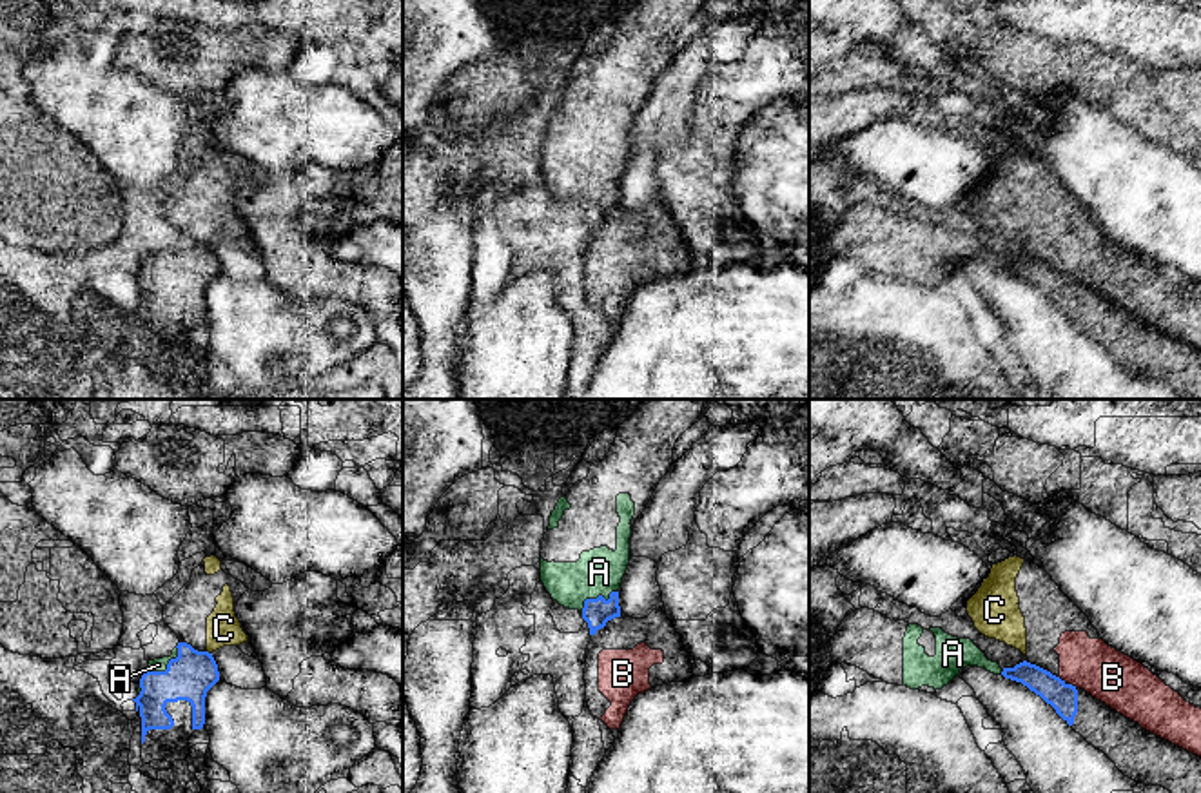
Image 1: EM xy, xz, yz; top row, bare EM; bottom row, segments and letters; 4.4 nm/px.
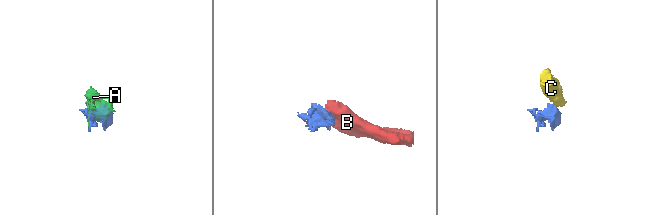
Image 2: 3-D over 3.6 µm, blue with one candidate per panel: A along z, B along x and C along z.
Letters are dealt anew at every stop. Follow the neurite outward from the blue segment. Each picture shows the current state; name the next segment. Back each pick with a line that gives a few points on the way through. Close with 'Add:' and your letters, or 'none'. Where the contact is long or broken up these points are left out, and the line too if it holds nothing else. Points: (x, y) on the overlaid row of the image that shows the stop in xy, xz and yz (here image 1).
Add: A

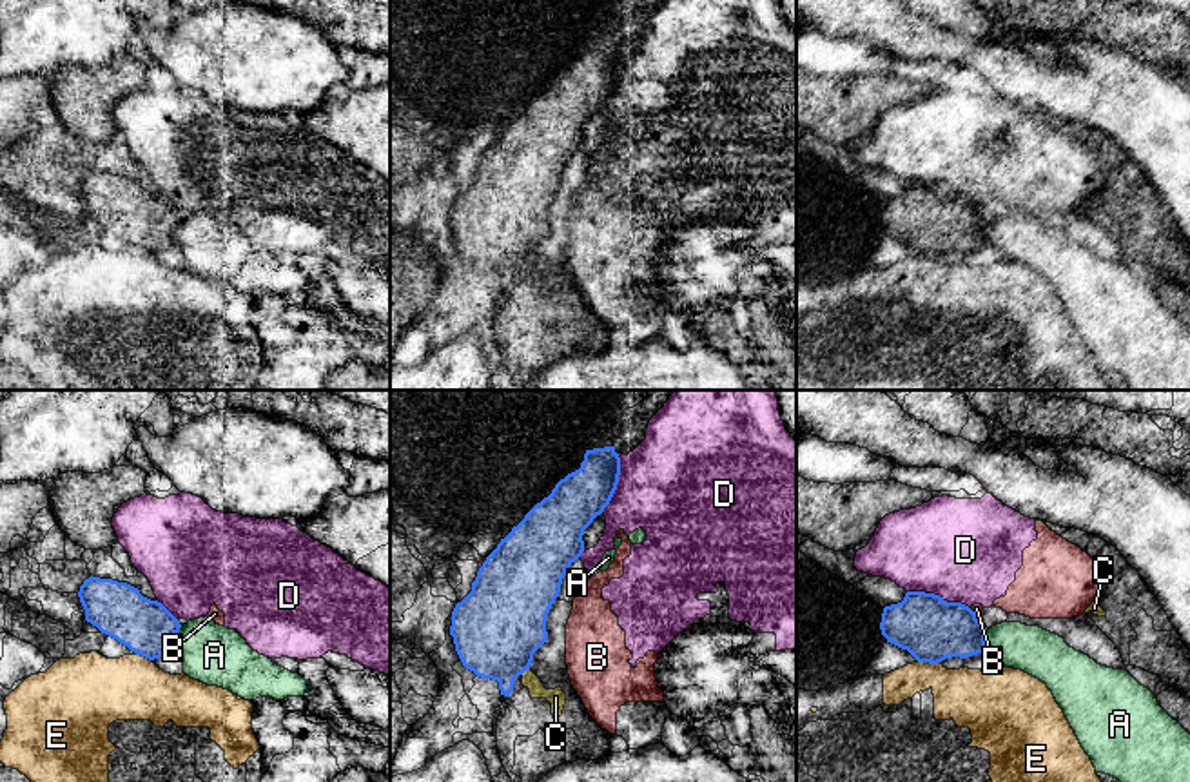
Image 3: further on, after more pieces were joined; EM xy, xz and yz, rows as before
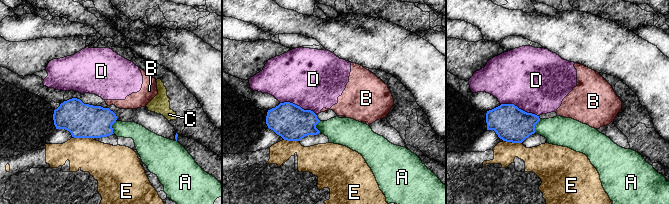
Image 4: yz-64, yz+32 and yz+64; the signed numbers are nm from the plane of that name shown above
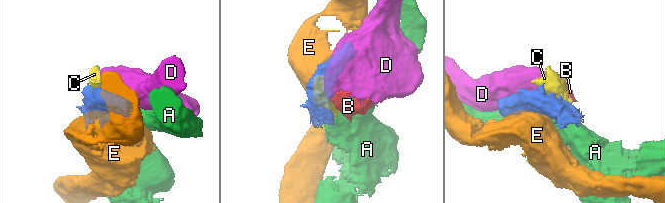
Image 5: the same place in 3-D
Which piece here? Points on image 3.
Add: none

